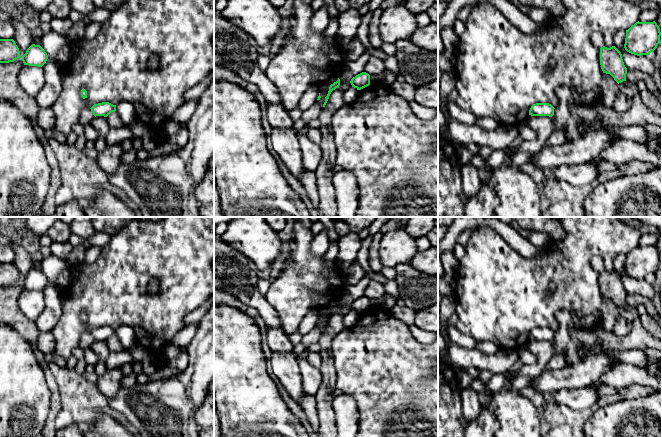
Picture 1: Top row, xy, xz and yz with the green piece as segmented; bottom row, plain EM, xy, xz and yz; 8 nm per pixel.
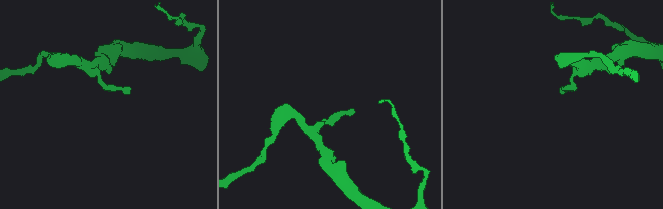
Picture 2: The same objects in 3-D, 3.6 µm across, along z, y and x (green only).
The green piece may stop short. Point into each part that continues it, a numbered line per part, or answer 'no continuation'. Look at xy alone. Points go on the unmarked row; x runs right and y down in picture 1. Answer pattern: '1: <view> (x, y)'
no continuation

